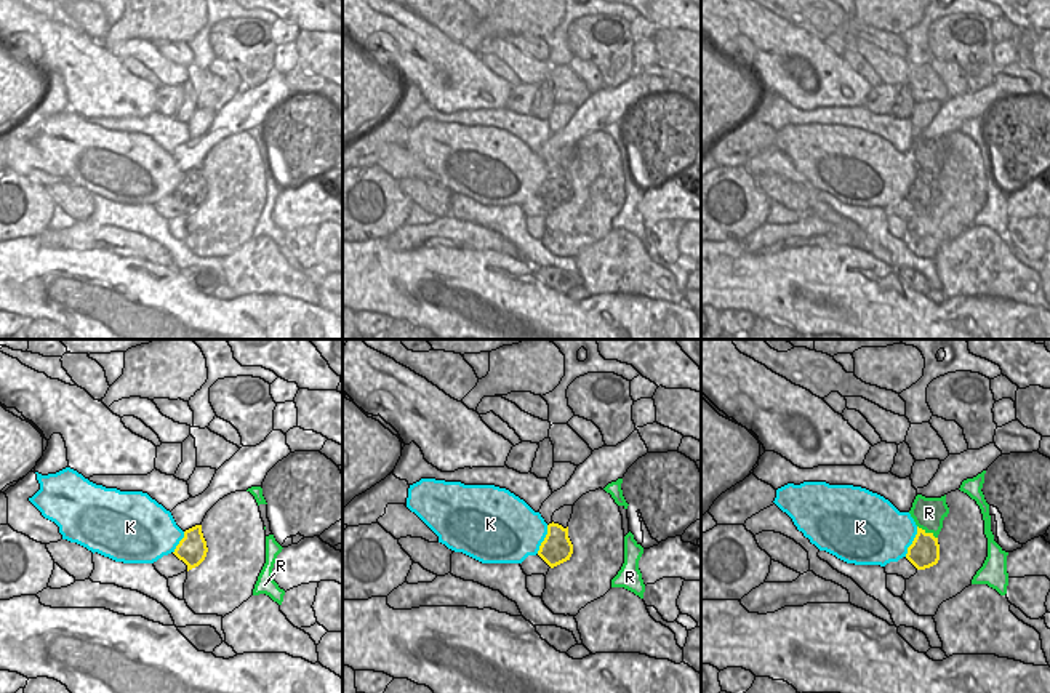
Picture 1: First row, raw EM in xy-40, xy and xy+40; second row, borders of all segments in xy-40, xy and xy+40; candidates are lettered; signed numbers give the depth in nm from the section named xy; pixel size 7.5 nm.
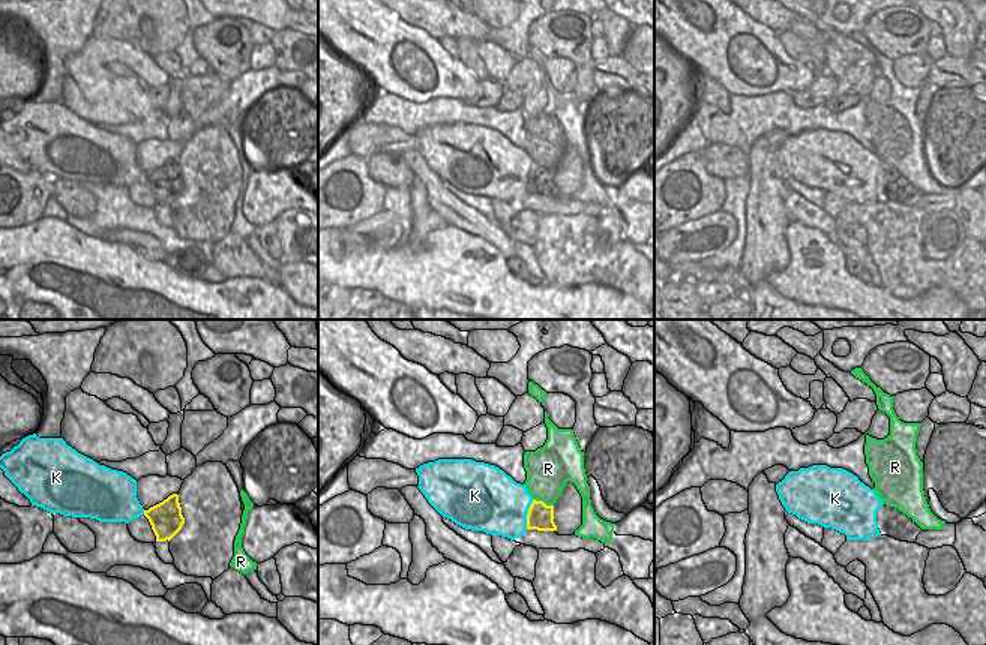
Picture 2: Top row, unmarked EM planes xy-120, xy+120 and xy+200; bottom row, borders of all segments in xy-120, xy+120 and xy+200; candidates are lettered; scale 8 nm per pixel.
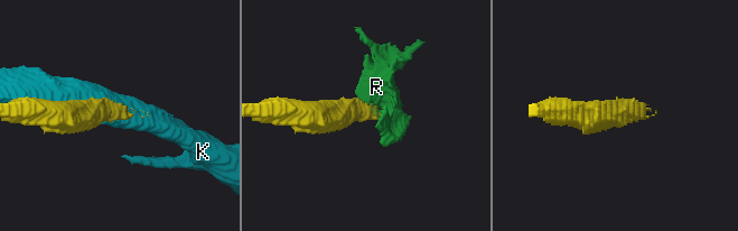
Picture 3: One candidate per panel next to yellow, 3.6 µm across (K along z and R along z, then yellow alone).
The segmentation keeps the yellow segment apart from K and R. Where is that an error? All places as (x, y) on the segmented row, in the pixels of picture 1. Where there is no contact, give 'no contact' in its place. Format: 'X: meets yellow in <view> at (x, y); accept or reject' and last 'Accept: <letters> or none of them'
K: meets yellow in xy+40 at (913, 541); reject
R: meets yellow in xy+40 at (927, 533); reject
Accept: none of them

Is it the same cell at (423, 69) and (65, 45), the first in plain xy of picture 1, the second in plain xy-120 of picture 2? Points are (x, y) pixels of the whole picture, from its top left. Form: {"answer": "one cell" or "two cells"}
{"answer": "two cells"}

